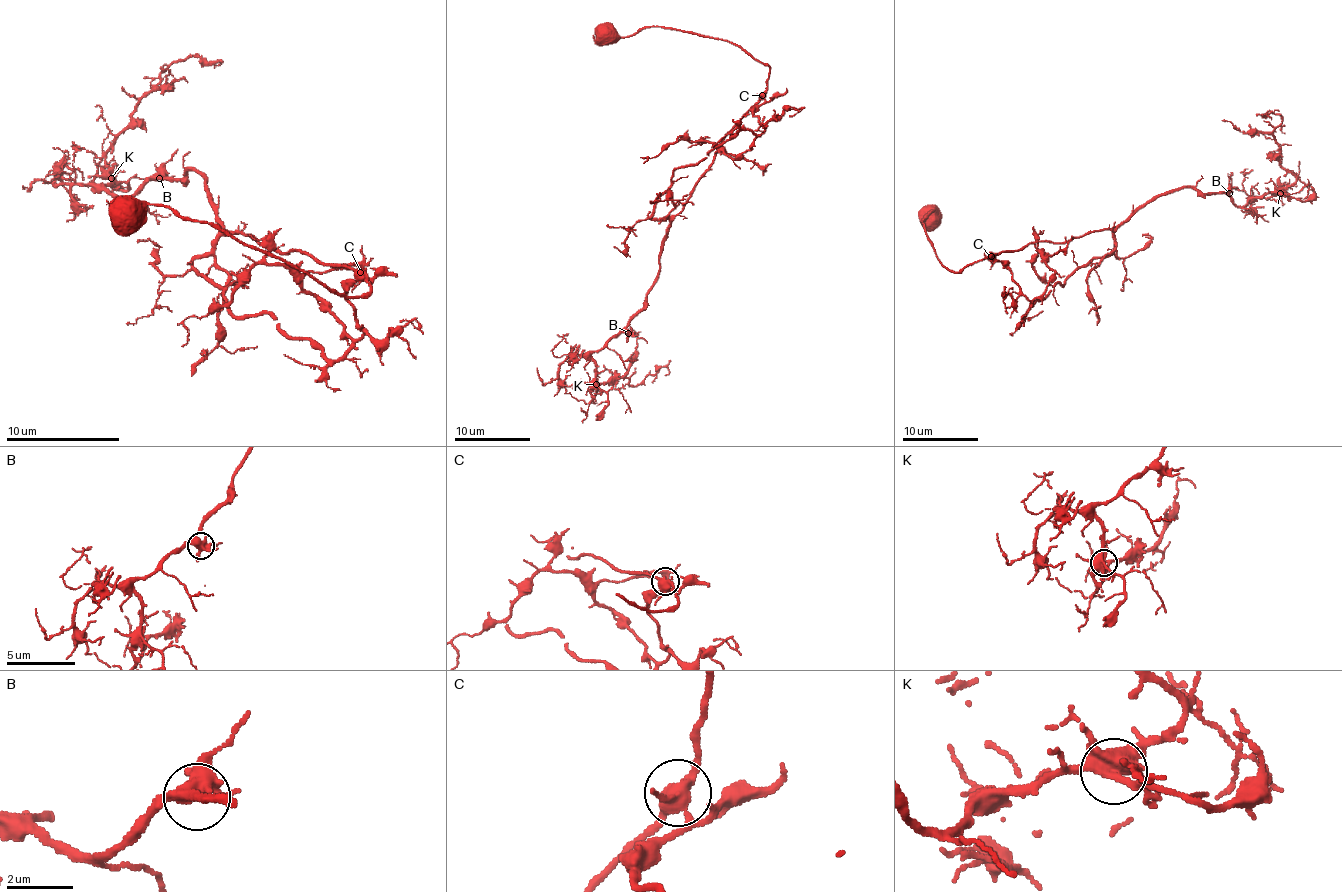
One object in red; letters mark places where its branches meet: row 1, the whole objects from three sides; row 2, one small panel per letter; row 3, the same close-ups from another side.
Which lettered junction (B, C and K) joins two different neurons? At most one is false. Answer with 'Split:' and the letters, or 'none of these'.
Split: none of these

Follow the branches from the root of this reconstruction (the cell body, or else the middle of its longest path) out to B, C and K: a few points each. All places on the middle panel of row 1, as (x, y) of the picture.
B: (606, 32), (693, 32), (727, 39), (769, 68), (767, 92), (725, 136), (670, 223), (628, 333)
C: (606, 32), (613, 30), (621, 37), (628, 37), (643, 28), (661, 26), (727, 39), (769, 68), (763, 94)
K: (606, 32), (727, 39), (769, 77), (670, 223), (643, 308), (592, 354), (596, 384)

